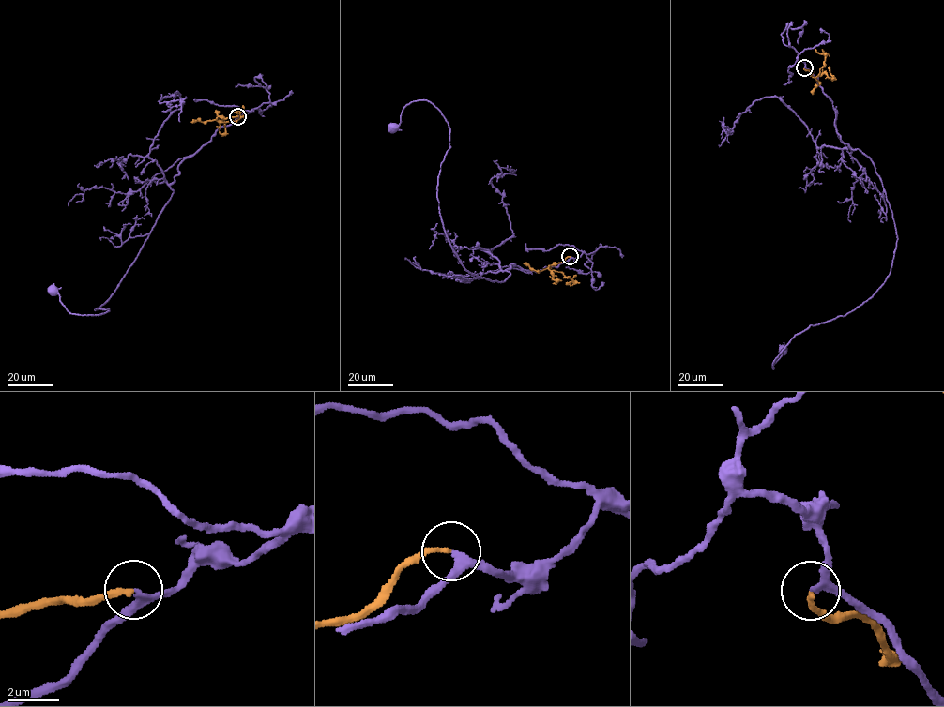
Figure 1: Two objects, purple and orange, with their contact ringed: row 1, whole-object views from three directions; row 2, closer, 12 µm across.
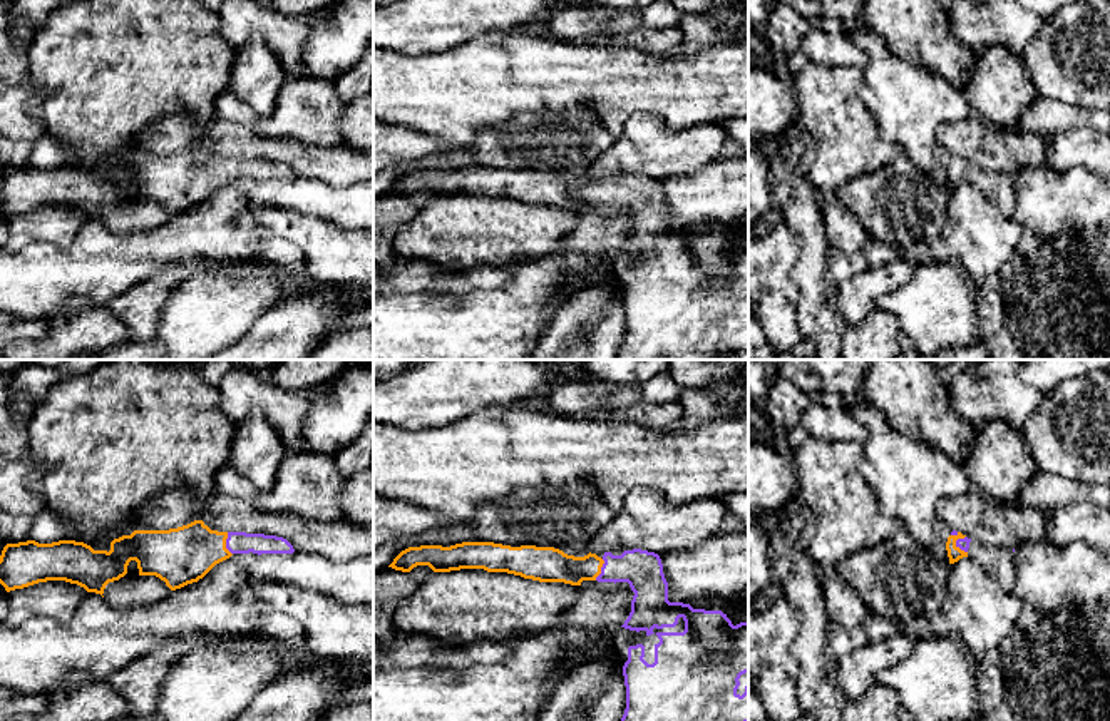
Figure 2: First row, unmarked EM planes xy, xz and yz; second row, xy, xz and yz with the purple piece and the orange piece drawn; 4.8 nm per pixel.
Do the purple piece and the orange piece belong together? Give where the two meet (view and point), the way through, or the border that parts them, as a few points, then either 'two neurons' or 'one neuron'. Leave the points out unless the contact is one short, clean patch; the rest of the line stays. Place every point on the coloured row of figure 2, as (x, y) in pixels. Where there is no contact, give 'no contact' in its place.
meets purple in xy at (226, 544); runs through xy (238, 542), (226, 544), (193, 549), (181, 556); one neuron

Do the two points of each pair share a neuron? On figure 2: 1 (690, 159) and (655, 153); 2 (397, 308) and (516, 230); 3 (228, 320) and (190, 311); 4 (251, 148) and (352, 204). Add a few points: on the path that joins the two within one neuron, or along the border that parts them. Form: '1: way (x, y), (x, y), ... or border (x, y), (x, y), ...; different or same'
1: way (682, 154), (663, 154); same
2: border (414, 261), (444, 271), (491, 266); different
3: way (218, 311), (200, 311); same
4: border (295, 174), (315, 178), (339, 189); different

